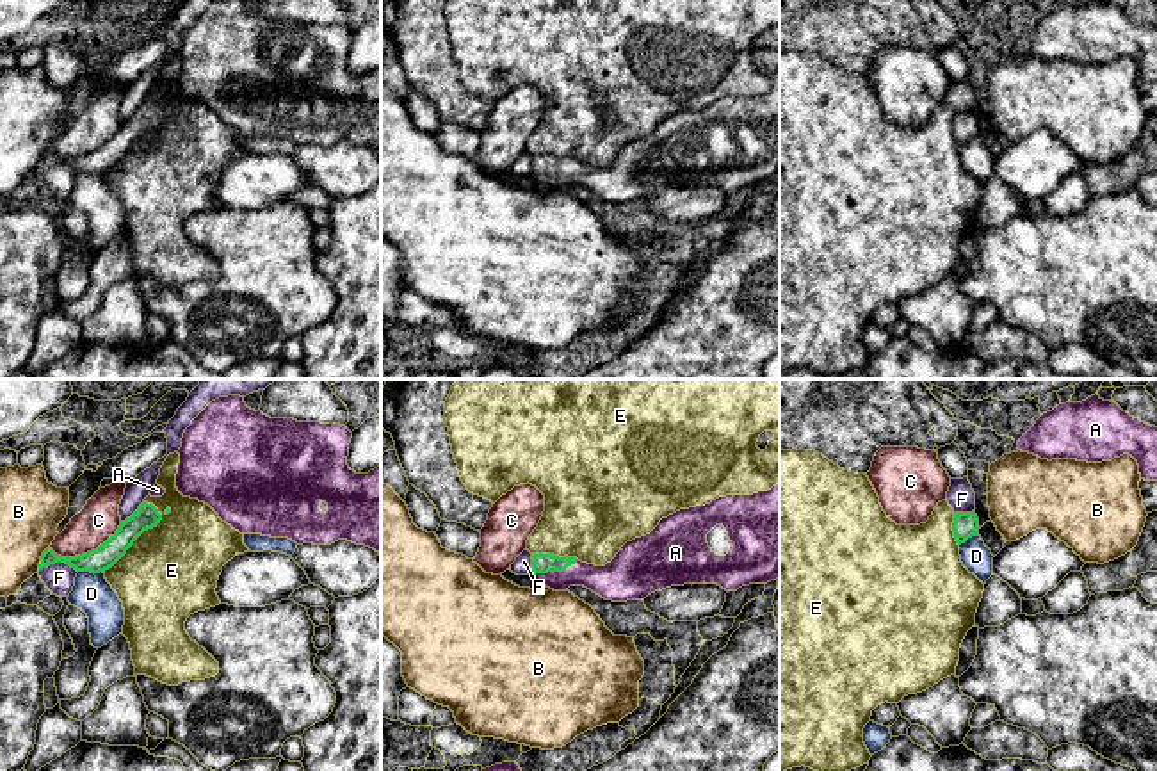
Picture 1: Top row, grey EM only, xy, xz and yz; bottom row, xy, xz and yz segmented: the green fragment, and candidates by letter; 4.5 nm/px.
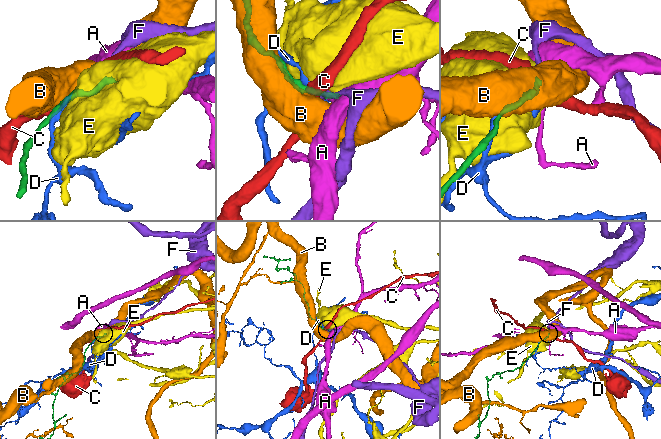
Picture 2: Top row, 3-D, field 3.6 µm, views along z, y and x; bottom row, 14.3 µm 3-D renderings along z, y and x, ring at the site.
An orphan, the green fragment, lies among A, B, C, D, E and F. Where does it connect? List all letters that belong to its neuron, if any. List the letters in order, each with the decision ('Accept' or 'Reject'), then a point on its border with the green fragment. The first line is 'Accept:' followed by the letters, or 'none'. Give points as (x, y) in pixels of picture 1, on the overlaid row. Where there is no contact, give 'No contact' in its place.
Accept: A
A: Accept. Touches green at xz (556, 570)
B: Reject. Touches green at xy (41, 558)
C: Reject. Touches green at xy (88, 552)
D: Reject. Touches green at xy (91, 572)
E: Reject. Touches green at xy (137, 536)
F: Reject. Touches green at xy (59, 561)

